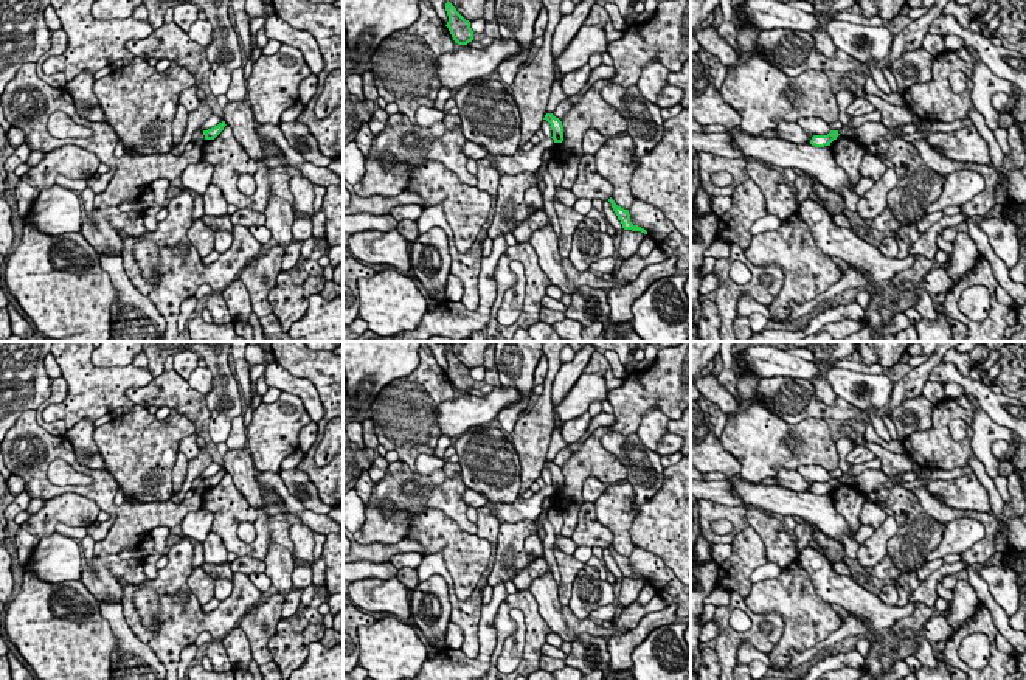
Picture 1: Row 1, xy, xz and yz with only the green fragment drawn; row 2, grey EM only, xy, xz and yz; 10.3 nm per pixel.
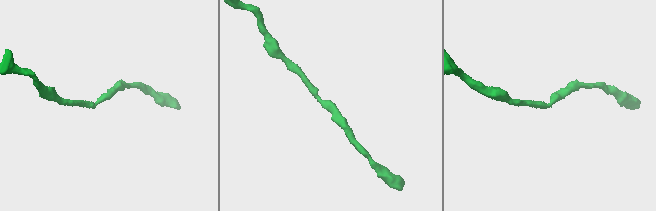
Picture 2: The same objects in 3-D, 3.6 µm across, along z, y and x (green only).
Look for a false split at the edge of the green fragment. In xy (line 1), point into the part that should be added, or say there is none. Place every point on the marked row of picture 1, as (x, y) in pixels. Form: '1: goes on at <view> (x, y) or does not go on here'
1: does not go on here

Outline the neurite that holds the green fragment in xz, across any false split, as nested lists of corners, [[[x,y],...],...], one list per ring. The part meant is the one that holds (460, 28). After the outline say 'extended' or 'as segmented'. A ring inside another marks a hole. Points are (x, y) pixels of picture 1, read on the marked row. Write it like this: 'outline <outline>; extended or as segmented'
outline [[[450,2],[445,3],[445,11],[449,16],[449,22],[445,26],[449,28],[453,40],[458,45],[467,45],[469,42],[472,42],[473,31],[470,28],[470,22],[466,20]]]; as segmented

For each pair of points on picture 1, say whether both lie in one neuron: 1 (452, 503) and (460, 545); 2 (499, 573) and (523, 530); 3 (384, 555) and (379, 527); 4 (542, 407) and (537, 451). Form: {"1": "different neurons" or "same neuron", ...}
{"1": "different neurons", "2": "same neuron", "3": "different neurons", "4": "same neuron"}

